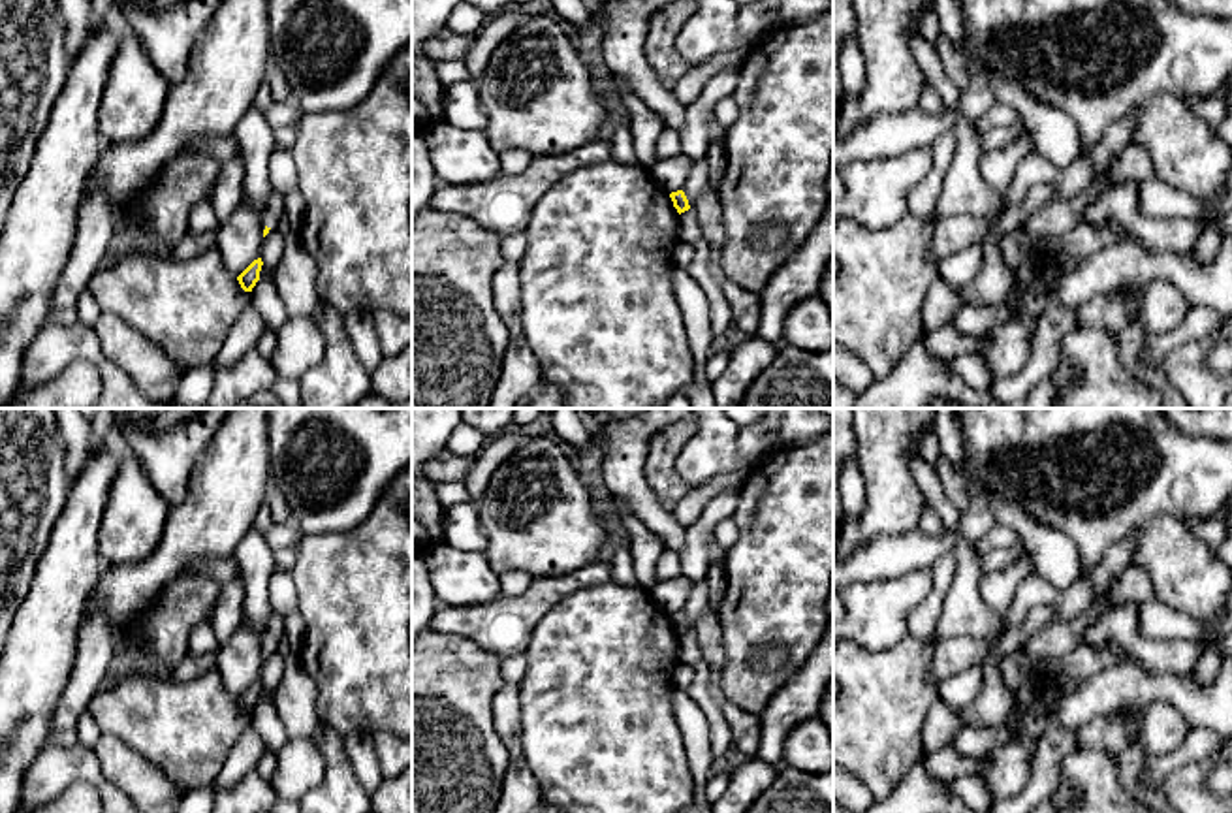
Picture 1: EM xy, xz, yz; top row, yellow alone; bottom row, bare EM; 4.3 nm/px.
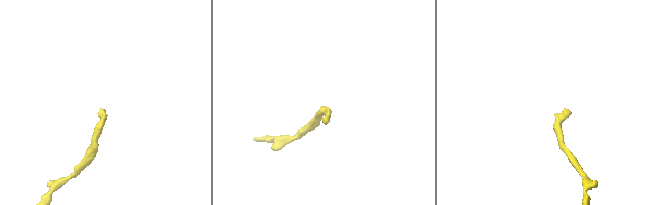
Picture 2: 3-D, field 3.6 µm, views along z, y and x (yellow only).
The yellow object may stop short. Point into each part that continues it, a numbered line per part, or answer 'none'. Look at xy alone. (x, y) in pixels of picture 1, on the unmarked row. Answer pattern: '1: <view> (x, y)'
1: xy (273, 631)

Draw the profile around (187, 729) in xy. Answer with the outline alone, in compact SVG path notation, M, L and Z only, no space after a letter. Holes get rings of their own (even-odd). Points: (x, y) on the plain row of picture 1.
M216 668L190 681L156 672L102 687L88 702L103 734L113 734L158 766L179 789L214 789L241 734L252 728Z

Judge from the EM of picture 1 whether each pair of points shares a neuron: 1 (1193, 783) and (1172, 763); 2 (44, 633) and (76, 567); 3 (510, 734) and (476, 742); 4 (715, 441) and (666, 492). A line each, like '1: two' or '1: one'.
1: two
2: one
3: two
4: two

